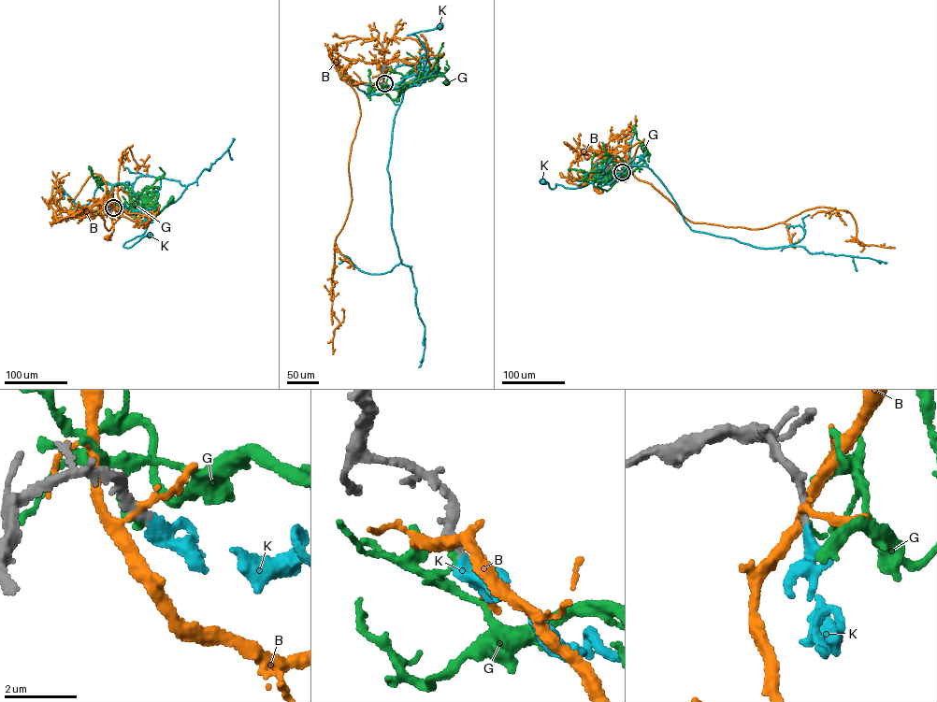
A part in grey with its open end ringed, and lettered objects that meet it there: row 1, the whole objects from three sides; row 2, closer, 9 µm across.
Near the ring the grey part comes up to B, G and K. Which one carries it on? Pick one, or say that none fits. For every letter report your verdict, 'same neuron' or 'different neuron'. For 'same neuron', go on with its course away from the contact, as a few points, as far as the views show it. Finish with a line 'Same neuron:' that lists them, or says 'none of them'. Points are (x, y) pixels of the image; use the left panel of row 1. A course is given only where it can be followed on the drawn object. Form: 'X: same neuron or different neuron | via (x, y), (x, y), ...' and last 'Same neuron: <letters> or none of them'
B: different neuron
G: different neuron
K: same neuron | via (113, 207), (129, 213), (140, 211), (147, 222), (143, 234), (127, 241), (123, 247), (129, 248), (150, 235)
Same neuron: K

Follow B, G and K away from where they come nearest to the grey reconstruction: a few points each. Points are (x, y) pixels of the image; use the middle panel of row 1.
B: (384, 83), (387, 71), (380, 74), (380, 67)
G: (384, 83), (391, 89), (401, 90), (409, 83), (437, 75), (444, 76), (447, 83)
K: (384, 83), (396, 84), (425, 64), (424, 46), (416, 35), (407, 35), (439, 26)

